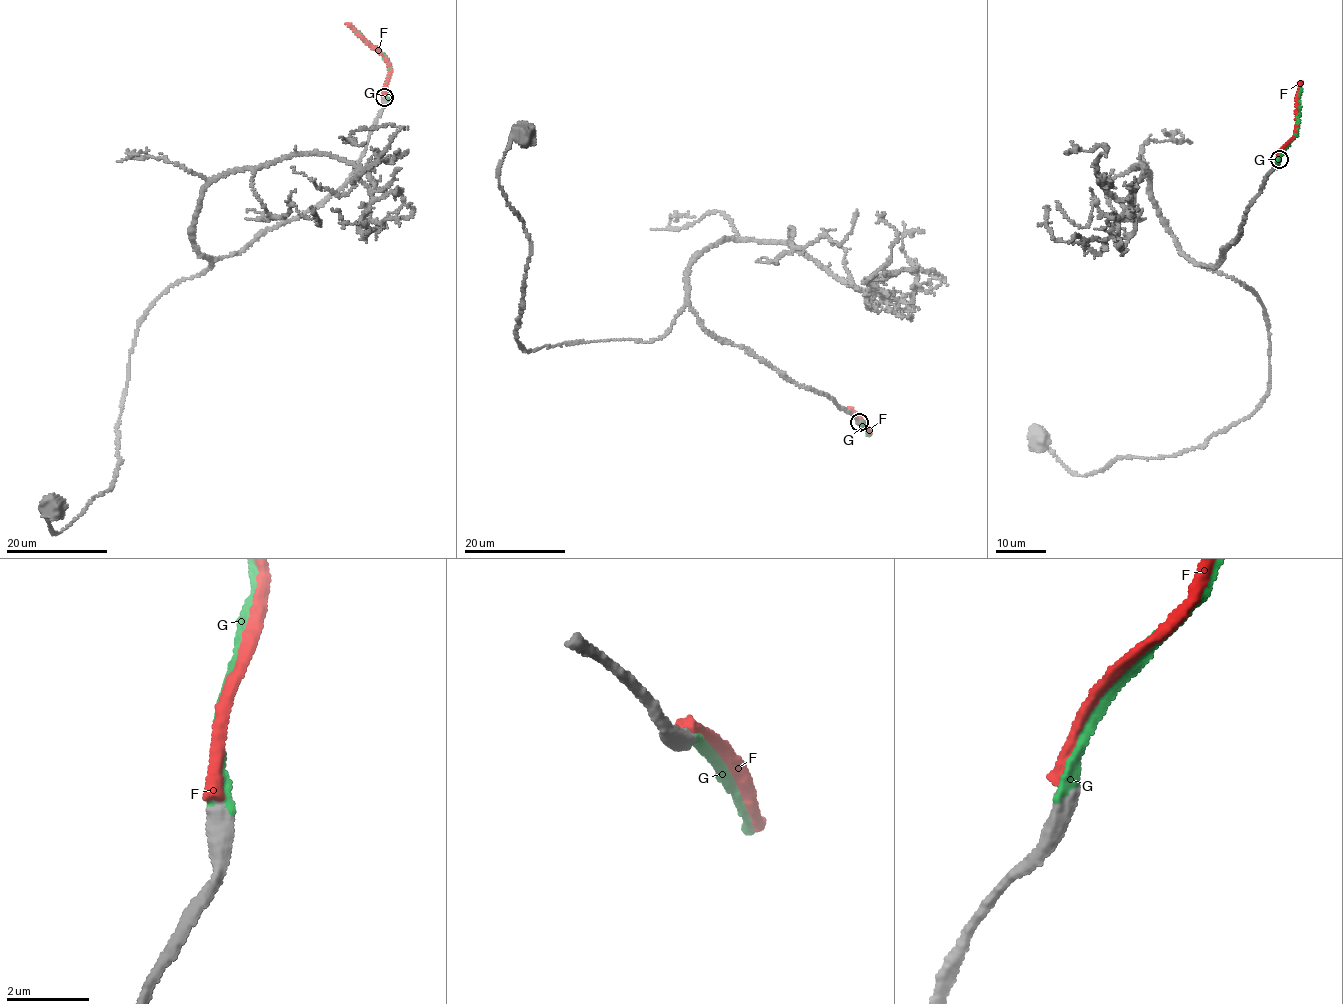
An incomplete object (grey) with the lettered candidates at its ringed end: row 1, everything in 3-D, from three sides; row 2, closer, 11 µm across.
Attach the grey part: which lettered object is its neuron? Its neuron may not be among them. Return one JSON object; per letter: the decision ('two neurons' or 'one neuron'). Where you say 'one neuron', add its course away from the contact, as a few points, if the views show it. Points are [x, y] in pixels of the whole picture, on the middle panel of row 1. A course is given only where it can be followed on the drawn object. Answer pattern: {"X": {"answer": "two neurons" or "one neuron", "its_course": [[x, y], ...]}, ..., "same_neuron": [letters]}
{"F": {"answer": "two neurons"}, "G": {"answer": "one neuron", "its_course": [[860, 423], [863, 423], [868, 433], [852, 412]]}, "same_neuron": ["G"]}

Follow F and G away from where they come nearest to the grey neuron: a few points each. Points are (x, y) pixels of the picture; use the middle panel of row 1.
F: (860, 421), (864, 422), (870, 433), (849, 407)
G: (860, 423), (863, 423), (868, 433), (852, 412)

